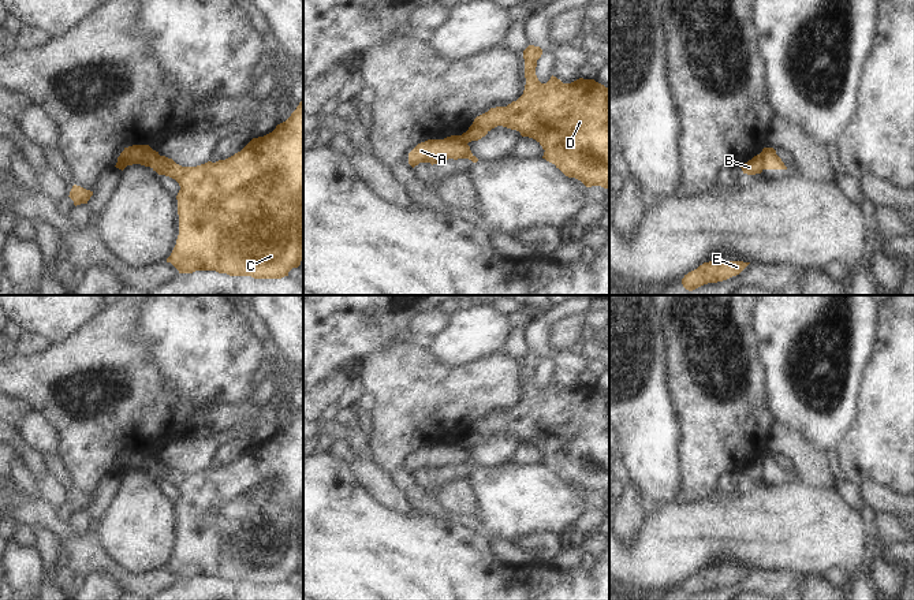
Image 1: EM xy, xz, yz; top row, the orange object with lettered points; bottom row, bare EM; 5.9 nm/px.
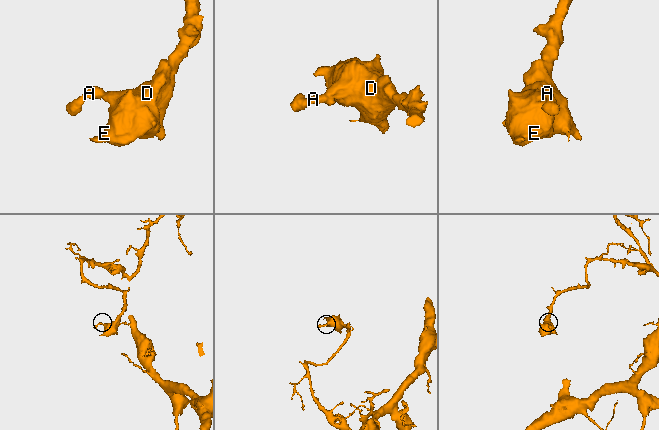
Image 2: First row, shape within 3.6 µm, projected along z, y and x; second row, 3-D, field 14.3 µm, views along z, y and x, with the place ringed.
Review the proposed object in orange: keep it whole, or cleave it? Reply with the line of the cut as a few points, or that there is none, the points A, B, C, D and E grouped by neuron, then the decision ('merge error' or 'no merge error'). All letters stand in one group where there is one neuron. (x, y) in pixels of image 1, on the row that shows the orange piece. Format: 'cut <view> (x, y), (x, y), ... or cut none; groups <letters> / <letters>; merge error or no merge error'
cut yz (758, 155), (763, 168); groups A / B C D E; merge error

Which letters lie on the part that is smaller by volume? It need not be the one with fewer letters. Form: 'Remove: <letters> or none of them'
Remove: A

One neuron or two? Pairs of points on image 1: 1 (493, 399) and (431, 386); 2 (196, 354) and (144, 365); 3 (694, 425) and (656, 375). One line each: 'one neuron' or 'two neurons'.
1: one neuron
2: two neurons
3: two neurons

